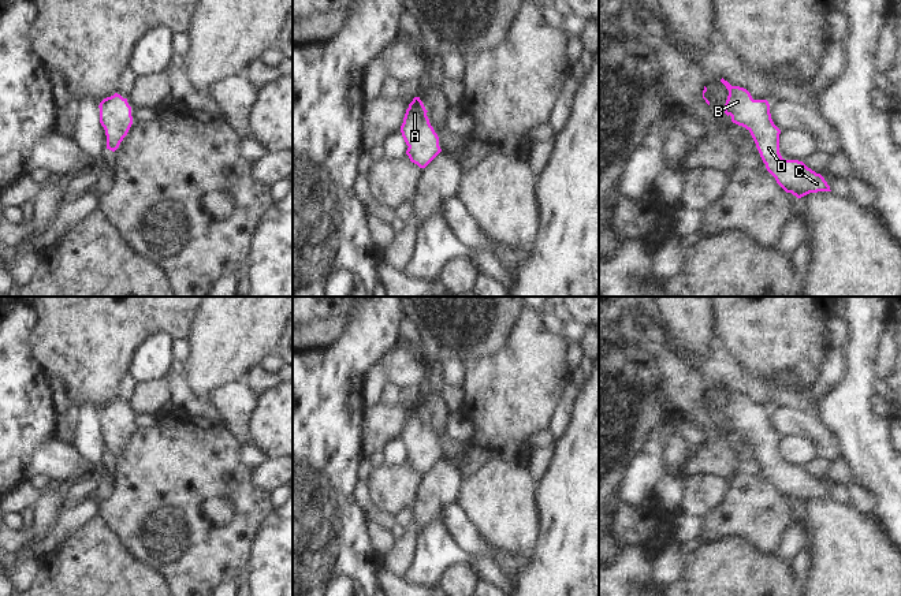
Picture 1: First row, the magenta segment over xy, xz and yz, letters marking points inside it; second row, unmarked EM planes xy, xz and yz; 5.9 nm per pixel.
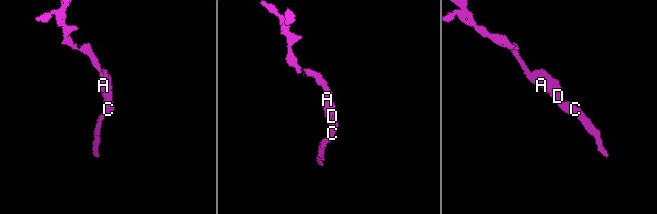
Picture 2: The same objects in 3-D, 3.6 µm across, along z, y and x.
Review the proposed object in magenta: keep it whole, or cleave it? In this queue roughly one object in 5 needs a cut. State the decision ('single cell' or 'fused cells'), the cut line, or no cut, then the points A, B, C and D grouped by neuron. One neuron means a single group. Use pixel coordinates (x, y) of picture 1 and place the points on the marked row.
single cell | no cut | A B C D

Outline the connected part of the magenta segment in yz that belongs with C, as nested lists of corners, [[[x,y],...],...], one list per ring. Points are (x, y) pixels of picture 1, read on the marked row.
[[[723,78],[721,82],[729,90],[725,113],[731,116],[733,123],[751,133],[767,171],[786,193],[801,198],[809,193],[831,191],[820,174],[808,168],[803,161],[785,160],[781,156],[781,130],[771,119],[767,100],[753,100],[747,89],[731,86]]]

